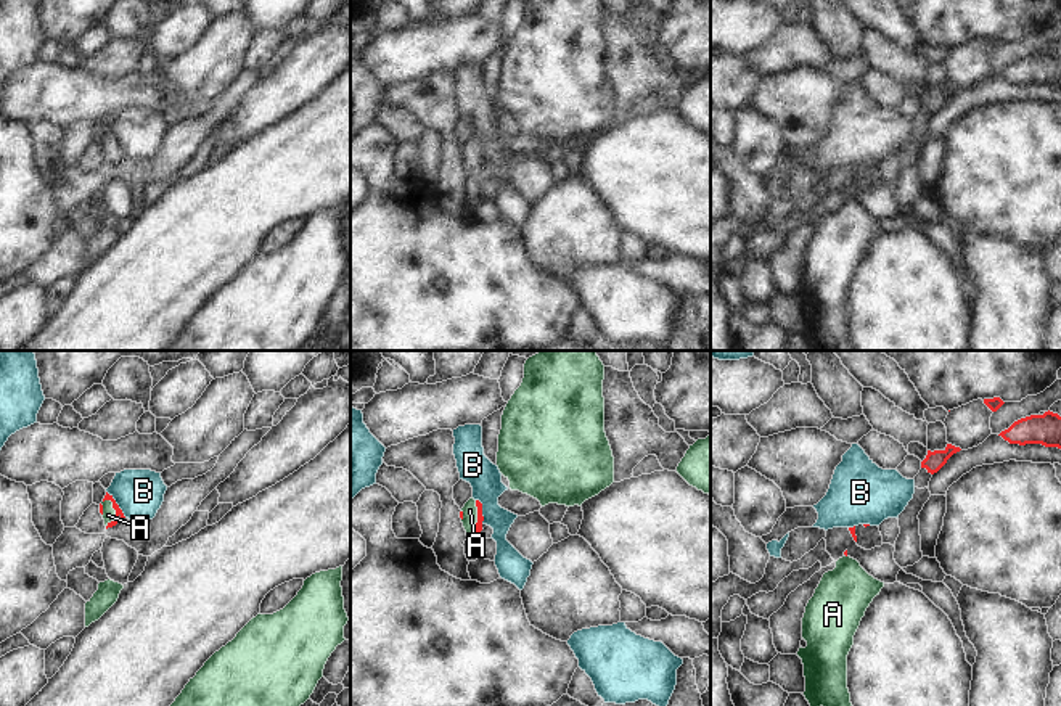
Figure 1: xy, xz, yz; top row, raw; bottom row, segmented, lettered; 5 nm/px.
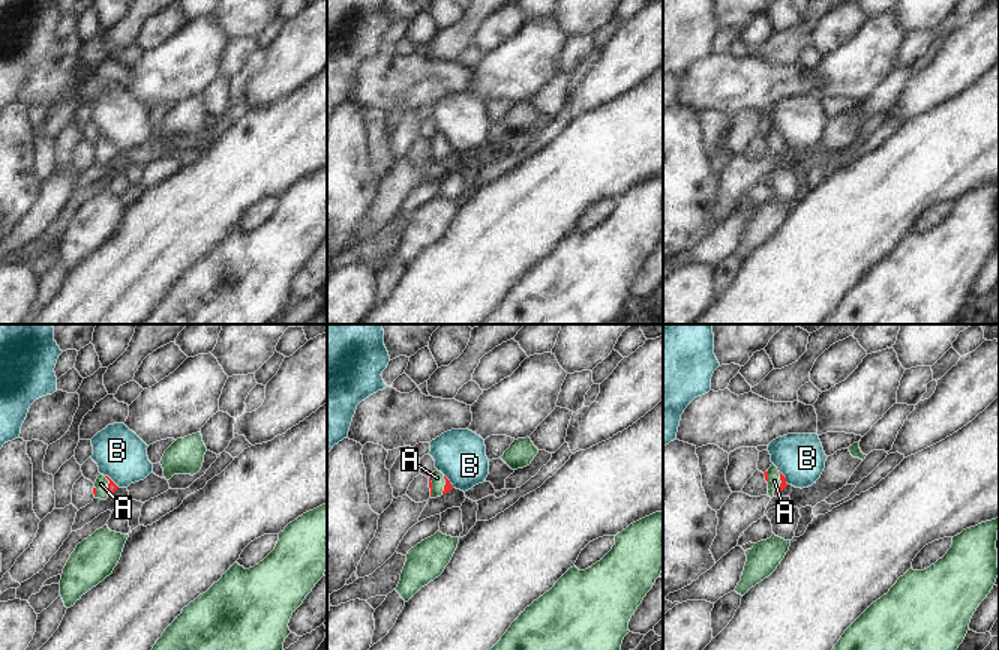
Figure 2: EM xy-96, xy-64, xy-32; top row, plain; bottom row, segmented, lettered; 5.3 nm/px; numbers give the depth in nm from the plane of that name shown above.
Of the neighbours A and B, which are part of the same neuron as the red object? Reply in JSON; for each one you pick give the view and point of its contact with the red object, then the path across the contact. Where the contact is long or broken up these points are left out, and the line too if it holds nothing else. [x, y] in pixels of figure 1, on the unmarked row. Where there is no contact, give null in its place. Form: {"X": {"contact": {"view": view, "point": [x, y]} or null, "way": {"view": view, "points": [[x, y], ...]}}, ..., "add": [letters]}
{"A": {"contact": {"view": "xy", "point": [116, 153]}, "way": {"view": "xy", "points": [[119, 155], [116, 153], [108, 155]]}}, "add": ["A"]}

